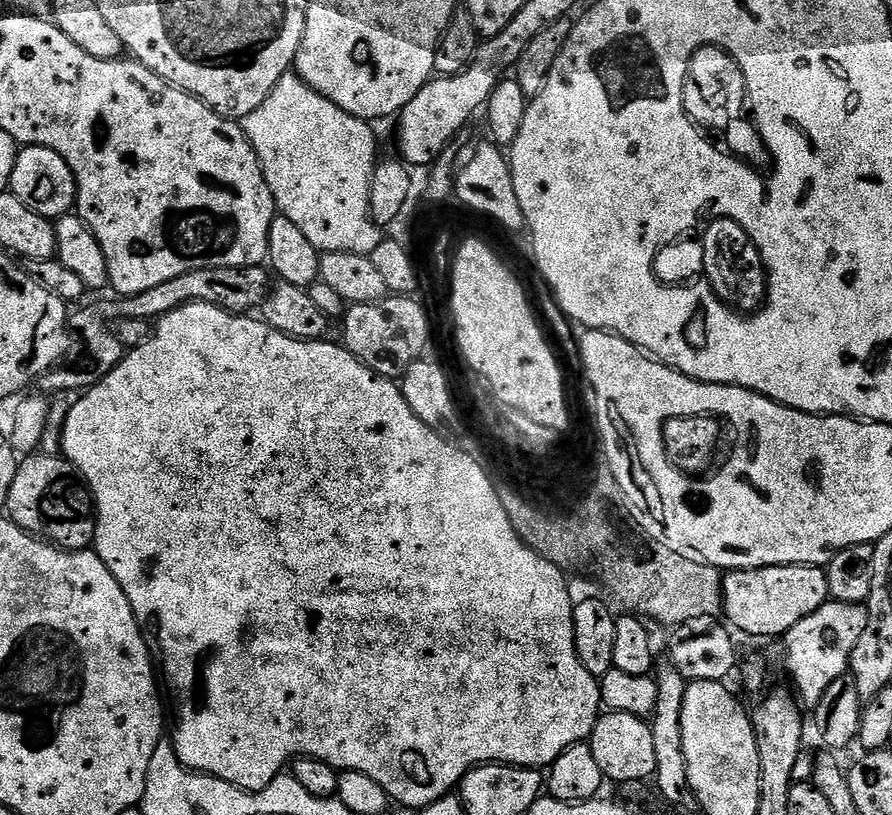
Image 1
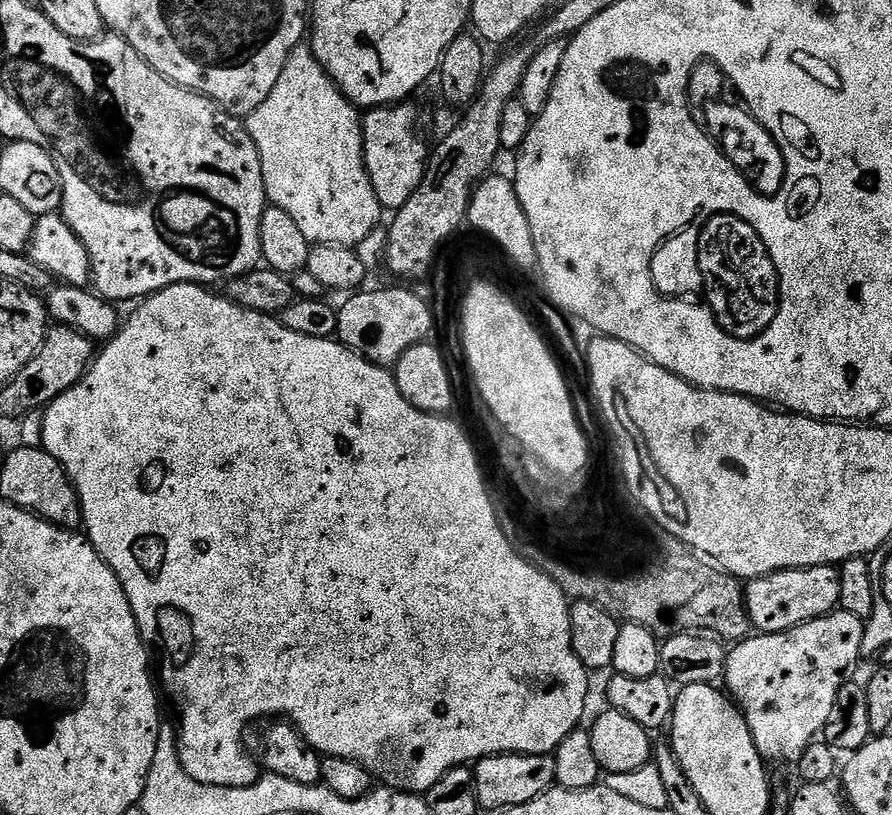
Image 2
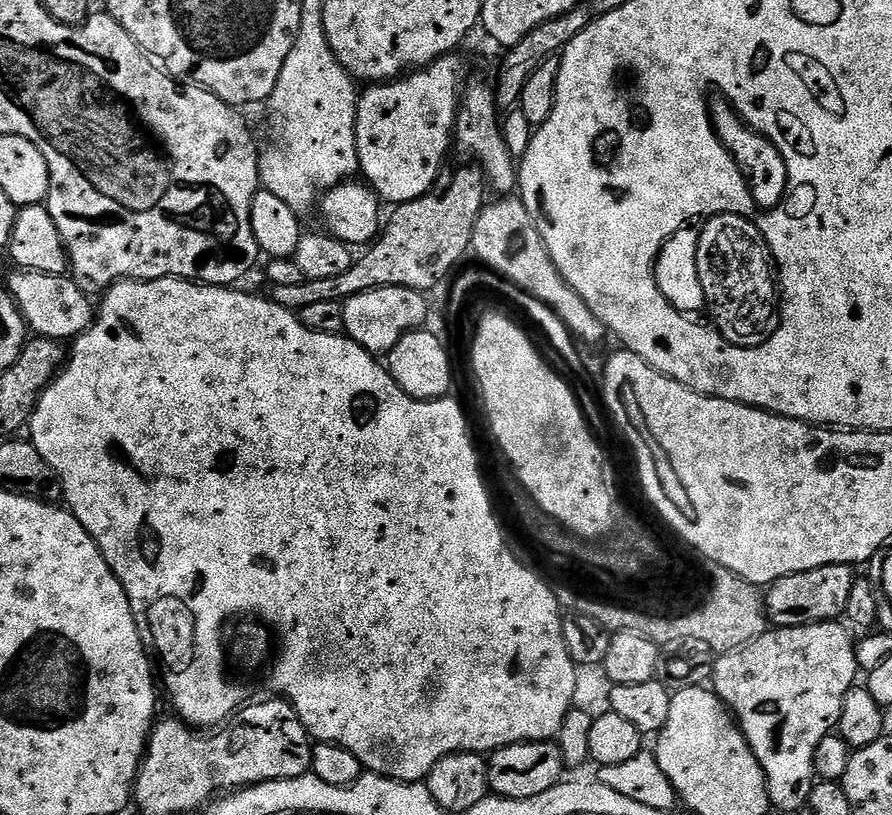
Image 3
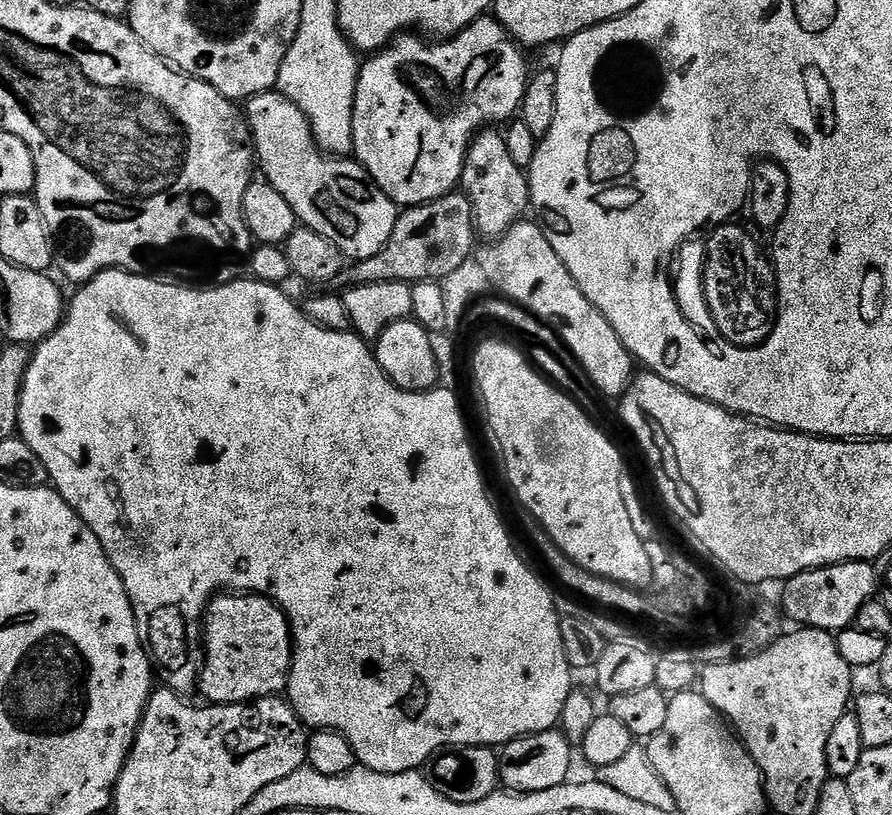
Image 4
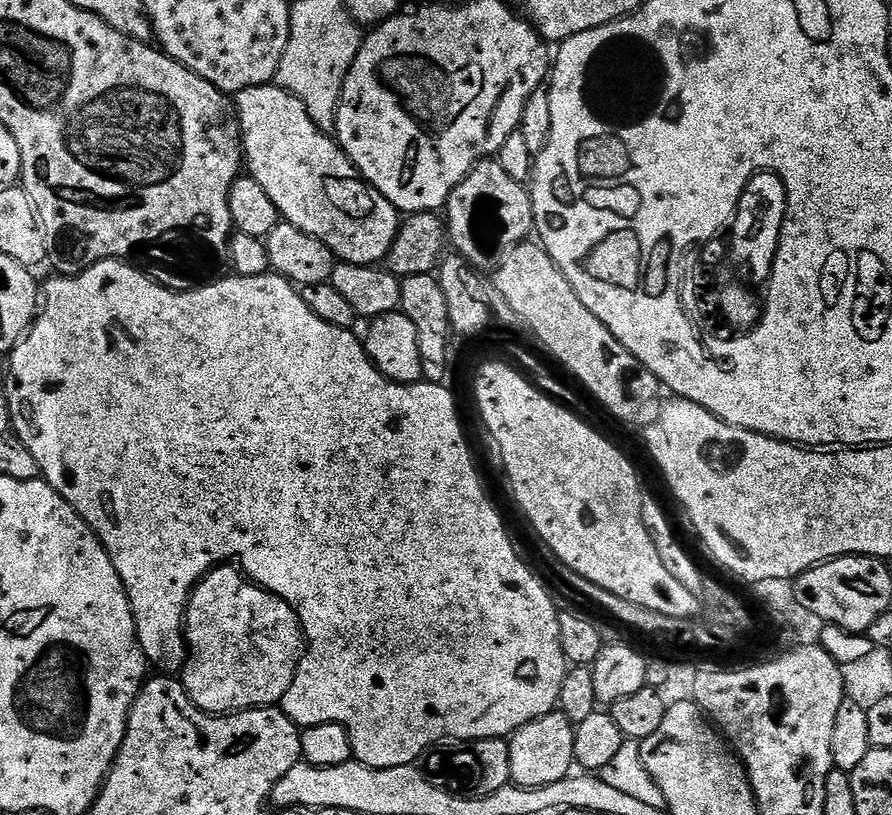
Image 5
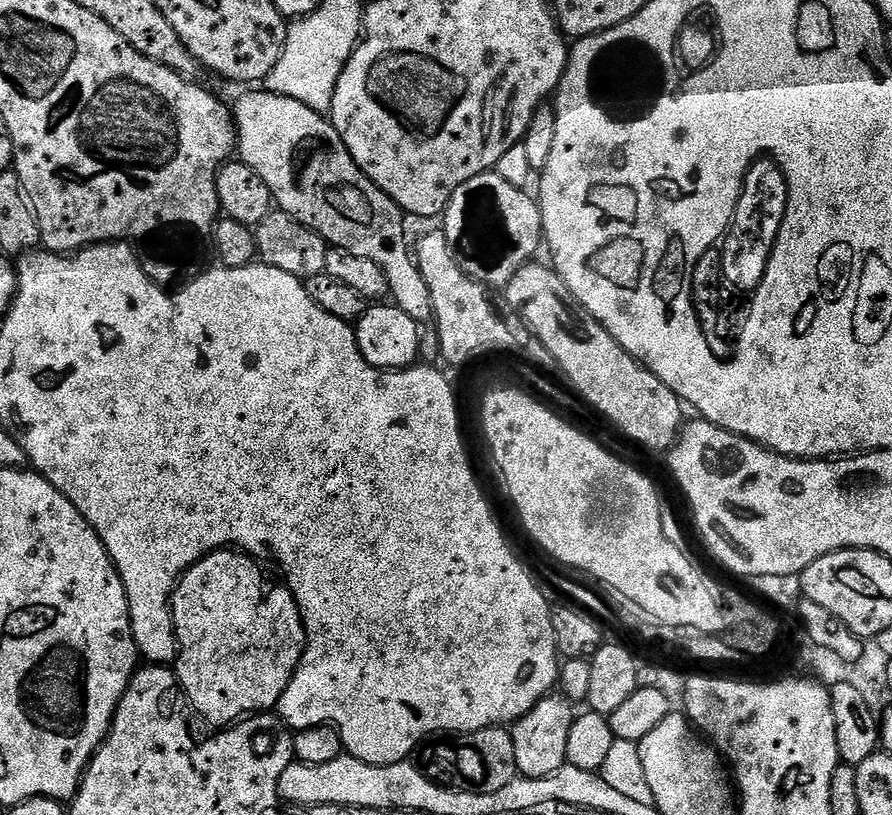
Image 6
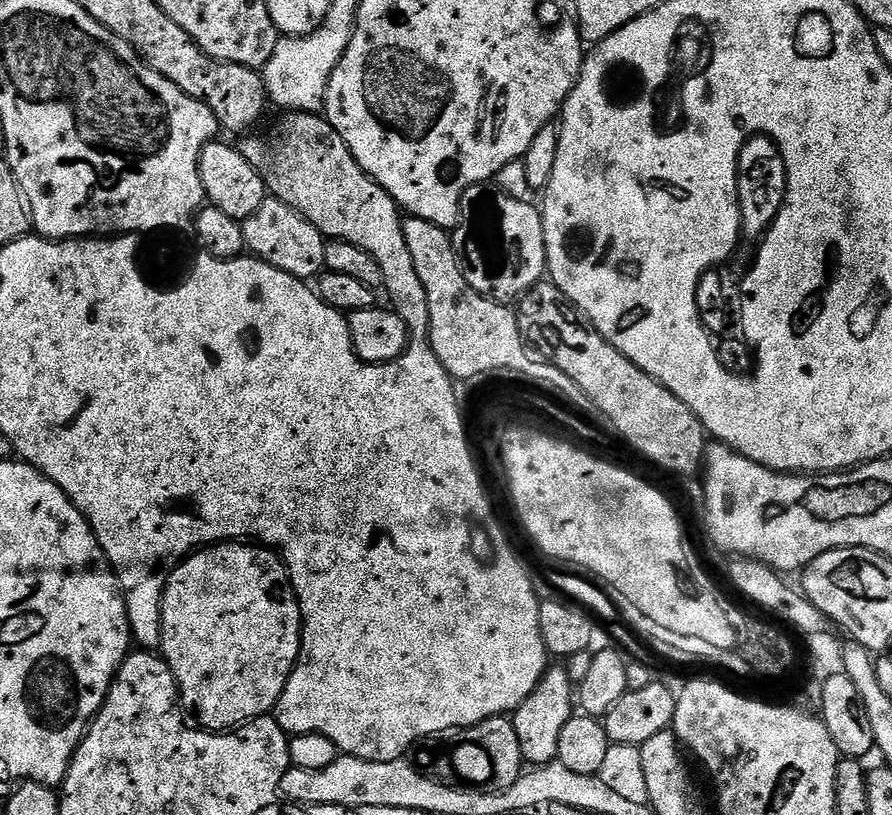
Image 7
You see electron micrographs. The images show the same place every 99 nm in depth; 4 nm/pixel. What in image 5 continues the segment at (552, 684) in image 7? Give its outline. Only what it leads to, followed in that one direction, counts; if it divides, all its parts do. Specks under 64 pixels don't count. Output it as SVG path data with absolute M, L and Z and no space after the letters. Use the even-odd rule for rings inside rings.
M557 710L522 726L513 732L508 740L510 750L511 783L518 788L545 788L554 782L569 779L576 764L574 754L574 734L572 721Z

